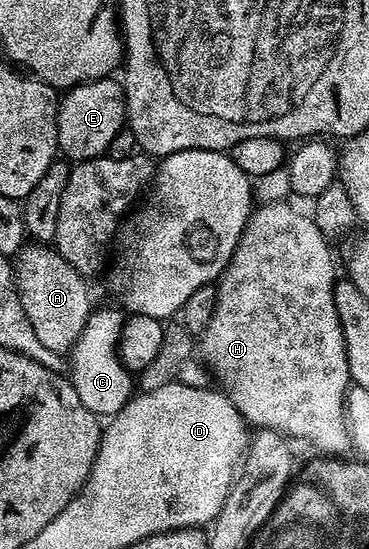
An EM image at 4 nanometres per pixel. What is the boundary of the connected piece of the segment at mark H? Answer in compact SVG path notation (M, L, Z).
M282 201L256 208L255 218L237 248L232 266L220 280L217 302L208 316L209 332L199 347L205 350L209 367L221 382L220 390L229 396L246 424L282 431L293 439L306 439L311 446L321 450L318 452L341 457L351 447L345 414L351 380L345 334L333 292L339 276L333 268L330 240L316 224L314 216L304 215L289 205Z

